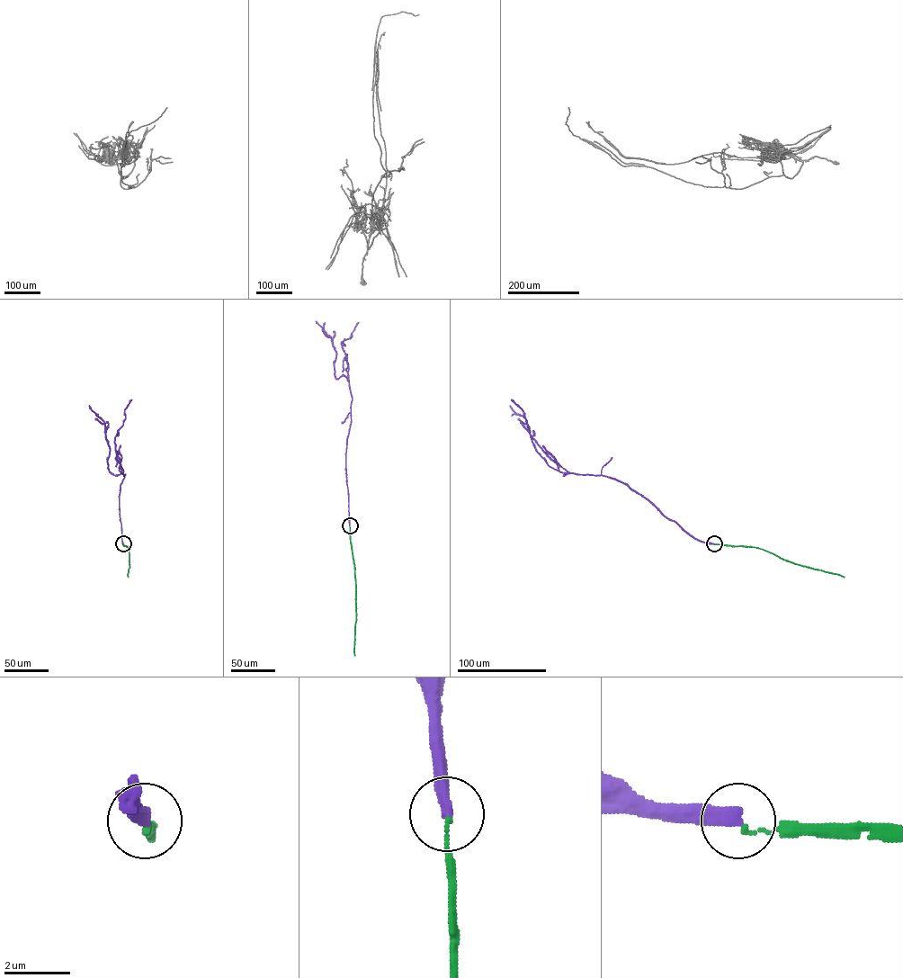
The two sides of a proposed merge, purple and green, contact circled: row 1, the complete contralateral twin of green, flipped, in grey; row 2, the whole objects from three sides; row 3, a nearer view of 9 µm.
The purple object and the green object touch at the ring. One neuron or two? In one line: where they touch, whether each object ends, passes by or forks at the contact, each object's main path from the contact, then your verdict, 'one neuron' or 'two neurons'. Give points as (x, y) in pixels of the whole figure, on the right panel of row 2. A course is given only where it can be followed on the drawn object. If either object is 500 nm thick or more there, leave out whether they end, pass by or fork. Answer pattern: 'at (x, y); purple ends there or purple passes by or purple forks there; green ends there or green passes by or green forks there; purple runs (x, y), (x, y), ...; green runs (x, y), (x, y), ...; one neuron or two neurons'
at (714, 543); purple ends there; green ends there; purple runs (714, 543), (691, 536), (621, 481), (602, 475), (564, 475), (567, 471), (543, 451), (526, 419), (510, 405); green runs (714, 544), (757, 547), (796, 564), (844, 577); two neurons

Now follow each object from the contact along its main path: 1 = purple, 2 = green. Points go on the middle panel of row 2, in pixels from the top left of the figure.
1: (350, 525), (345, 453), (352, 397), (347, 379), (342, 375), (335, 378), (336, 352), (332, 339), (316, 321)
2: (350, 525), (356, 590), (355, 655)

